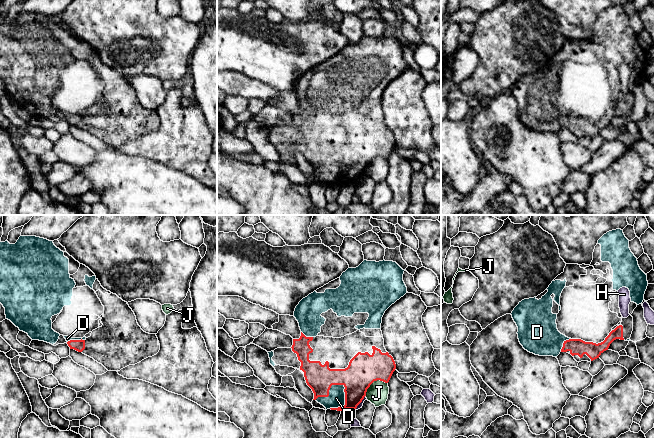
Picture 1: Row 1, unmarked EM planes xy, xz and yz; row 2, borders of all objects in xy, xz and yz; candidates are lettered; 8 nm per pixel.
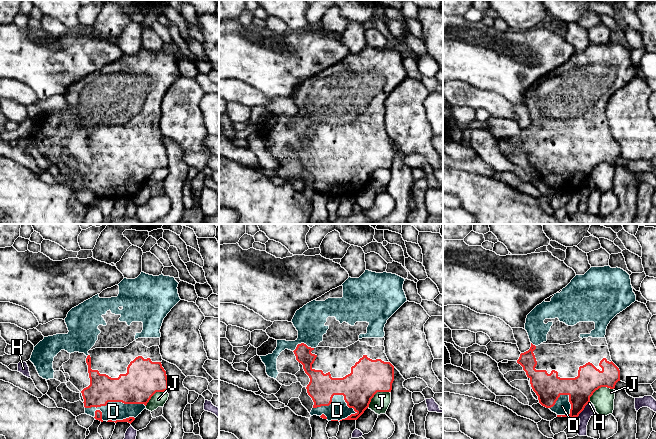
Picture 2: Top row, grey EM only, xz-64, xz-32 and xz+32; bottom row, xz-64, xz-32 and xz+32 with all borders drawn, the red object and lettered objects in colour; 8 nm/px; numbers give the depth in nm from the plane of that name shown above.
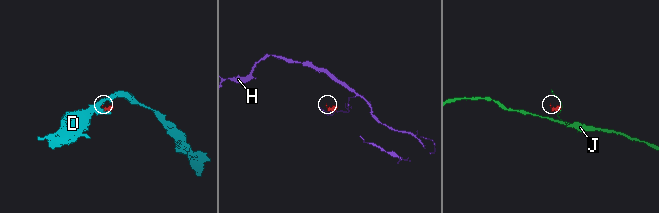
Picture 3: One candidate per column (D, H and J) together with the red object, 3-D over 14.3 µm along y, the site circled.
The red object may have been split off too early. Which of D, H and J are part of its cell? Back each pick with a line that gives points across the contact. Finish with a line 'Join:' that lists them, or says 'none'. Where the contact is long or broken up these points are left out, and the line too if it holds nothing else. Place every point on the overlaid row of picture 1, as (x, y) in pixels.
Join: D

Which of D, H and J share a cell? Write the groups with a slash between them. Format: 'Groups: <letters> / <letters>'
Groups: D / H / J

